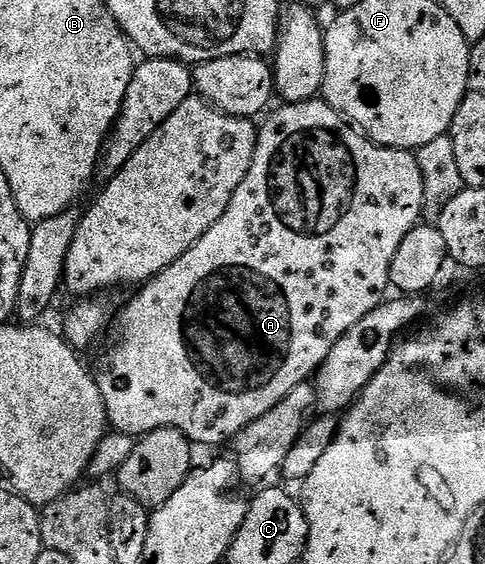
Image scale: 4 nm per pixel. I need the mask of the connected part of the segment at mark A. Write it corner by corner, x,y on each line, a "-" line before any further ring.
323,98
297,104
281,103
279,107
264,125
259,125
254,162
246,178
242,178
242,186
234,190
234,198
230,206
226,206
226,214
222,214
222,218
218,218
218,222
214,222
214,226
210,226
210,230
206,230
200,241
190,246
178,262
166,266
166,270
147,281
137,291
141,292
117,316
115,313
114,328
116,324
120,341
101,354
96,368
94,364
96,385
98,390
102,390
111,431
139,438
159,428
173,428
196,446
235,441
243,428
274,410
274,406
278,406
294,386
309,383
320,371
330,350
334,350
334,342
338,342
350,326
358,326
358,322
362,322
370,310
384,303
389,295
394,254
398,252
398,246
402,246
402,238
421,223
424,215
423,178
417,153
374,143
335,112

